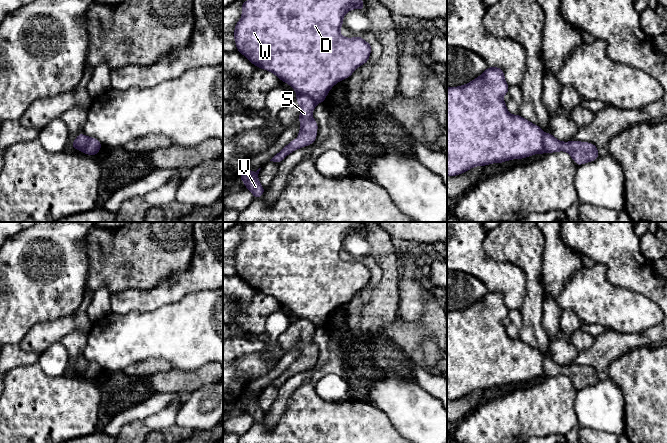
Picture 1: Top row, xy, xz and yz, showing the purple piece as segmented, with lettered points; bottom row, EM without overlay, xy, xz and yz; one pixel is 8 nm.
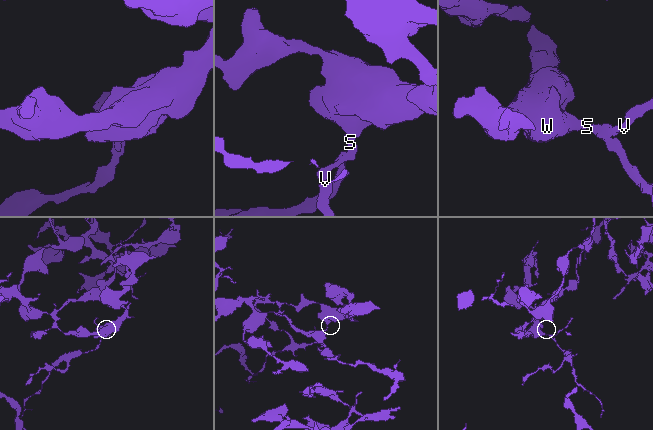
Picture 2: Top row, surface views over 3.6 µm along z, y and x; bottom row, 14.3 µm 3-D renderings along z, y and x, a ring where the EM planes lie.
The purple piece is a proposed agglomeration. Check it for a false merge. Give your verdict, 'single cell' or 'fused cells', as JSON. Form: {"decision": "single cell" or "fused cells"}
{"decision": "fused cells"}

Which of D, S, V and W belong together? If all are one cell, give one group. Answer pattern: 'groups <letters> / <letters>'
groups D W / S V

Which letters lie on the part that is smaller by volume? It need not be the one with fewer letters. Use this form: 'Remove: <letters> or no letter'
Remove: S, V

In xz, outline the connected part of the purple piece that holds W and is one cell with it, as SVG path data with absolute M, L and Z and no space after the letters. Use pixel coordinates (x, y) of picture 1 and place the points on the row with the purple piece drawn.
M247 0L242 3L242 16L236 23L234 39L237 51L252 64L274 73L288 83L297 95L311 97L323 103L331 88L339 81L349 78L371 54L371 44L359 35L345 38L340 34L343 16L352 9L364 10L363 0Z

